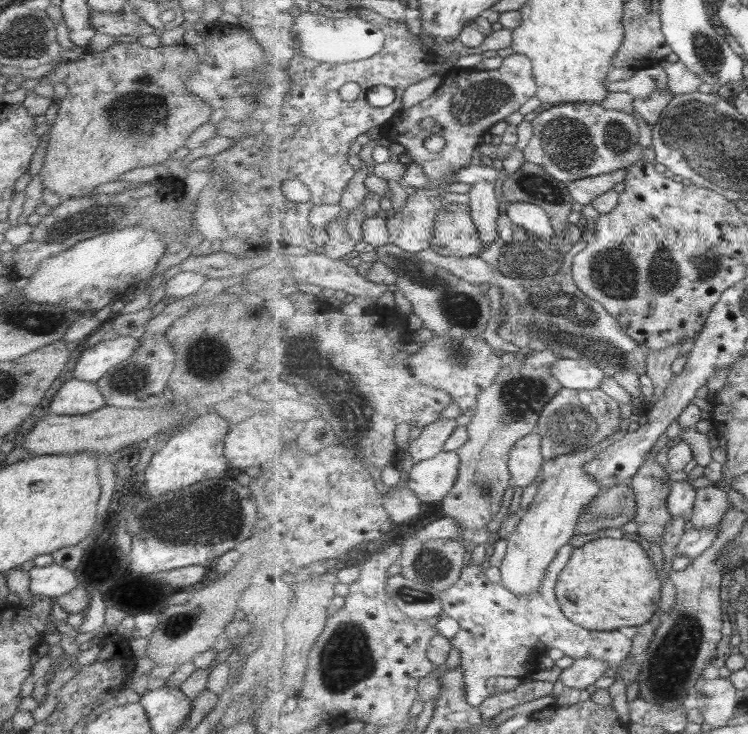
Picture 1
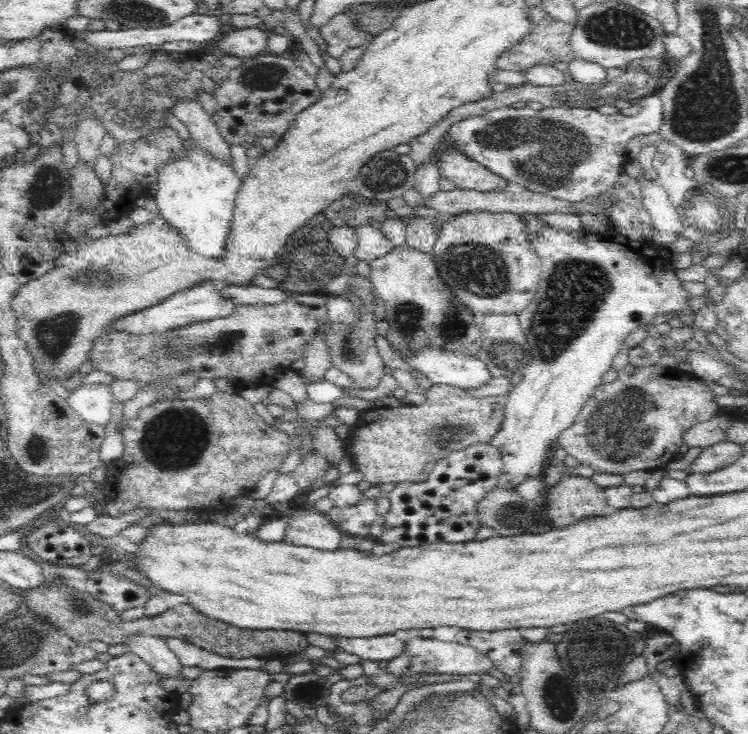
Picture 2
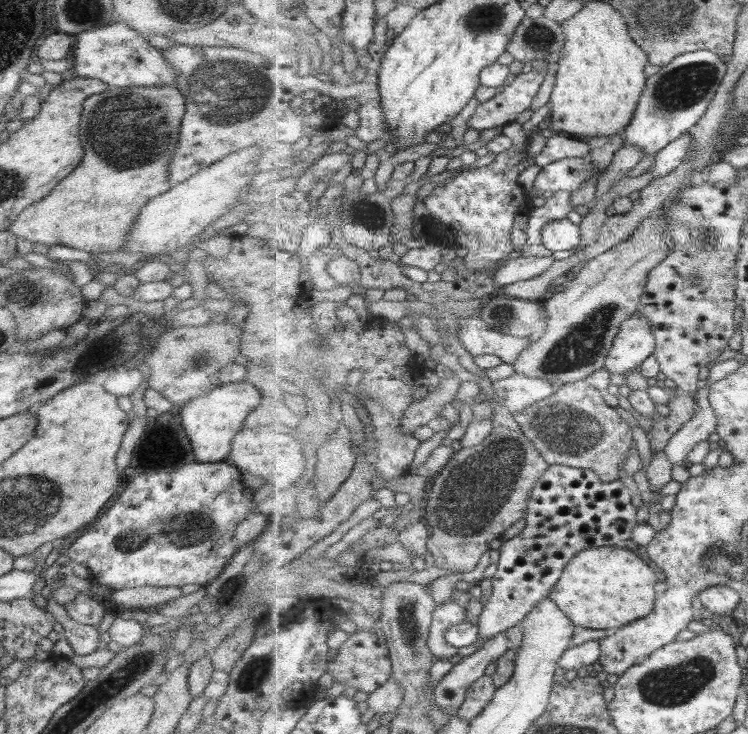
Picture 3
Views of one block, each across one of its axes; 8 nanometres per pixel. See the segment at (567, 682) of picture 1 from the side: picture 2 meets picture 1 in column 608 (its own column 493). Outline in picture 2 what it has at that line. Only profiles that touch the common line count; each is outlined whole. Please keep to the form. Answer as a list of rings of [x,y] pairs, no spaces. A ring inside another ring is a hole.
[[[419,635],[406,641],[406,652],[394,660],[388,661],[386,669],[394,675],[408,676],[412,673],[422,674],[488,674],[494,668],[492,659],[486,653],[474,647],[458,644],[456,641],[445,642]]]

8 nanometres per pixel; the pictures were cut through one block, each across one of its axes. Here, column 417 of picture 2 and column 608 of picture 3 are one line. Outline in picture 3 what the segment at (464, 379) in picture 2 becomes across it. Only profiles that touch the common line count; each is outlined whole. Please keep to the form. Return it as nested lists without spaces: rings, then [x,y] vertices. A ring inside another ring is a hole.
[[[638,312],[623,322],[604,367],[611,374],[624,375],[642,366],[656,348],[653,323]]]

